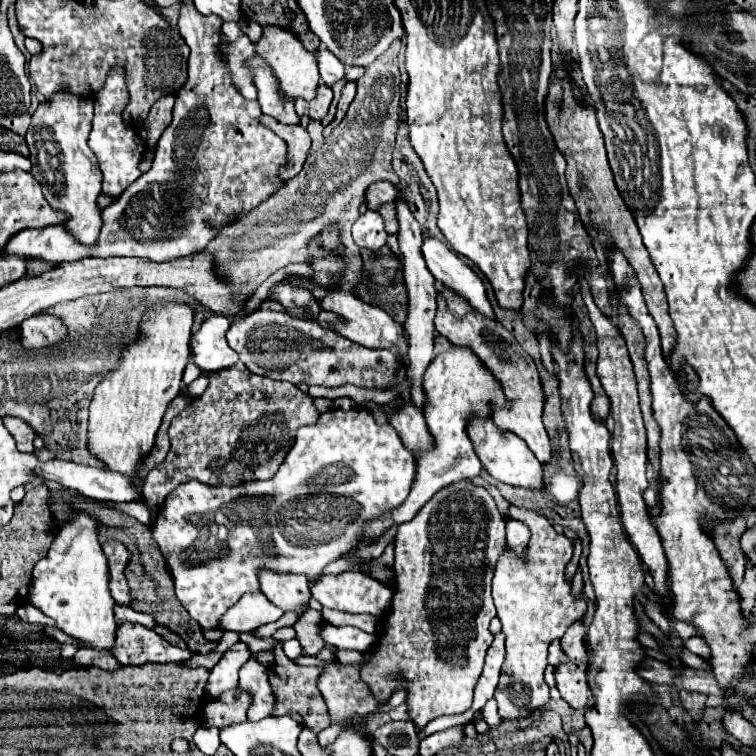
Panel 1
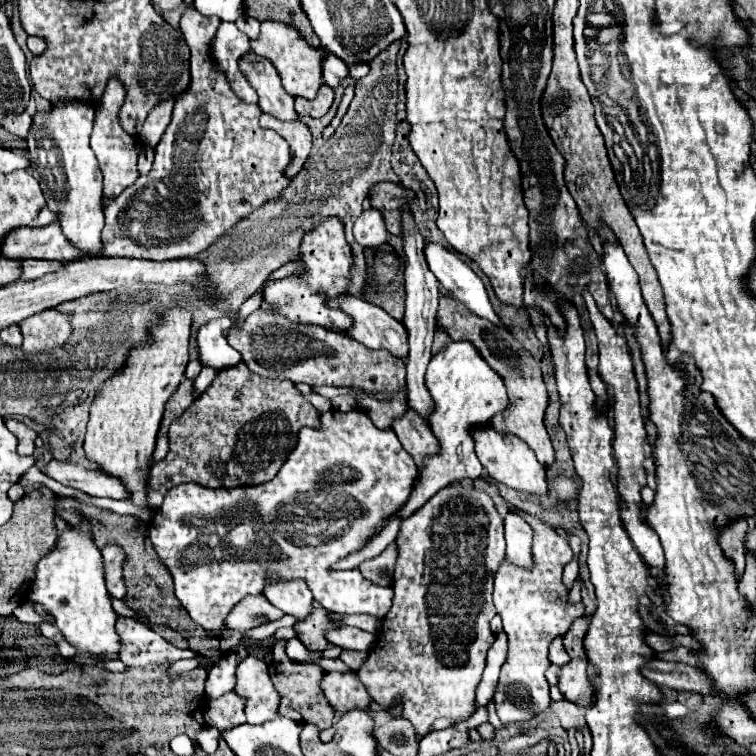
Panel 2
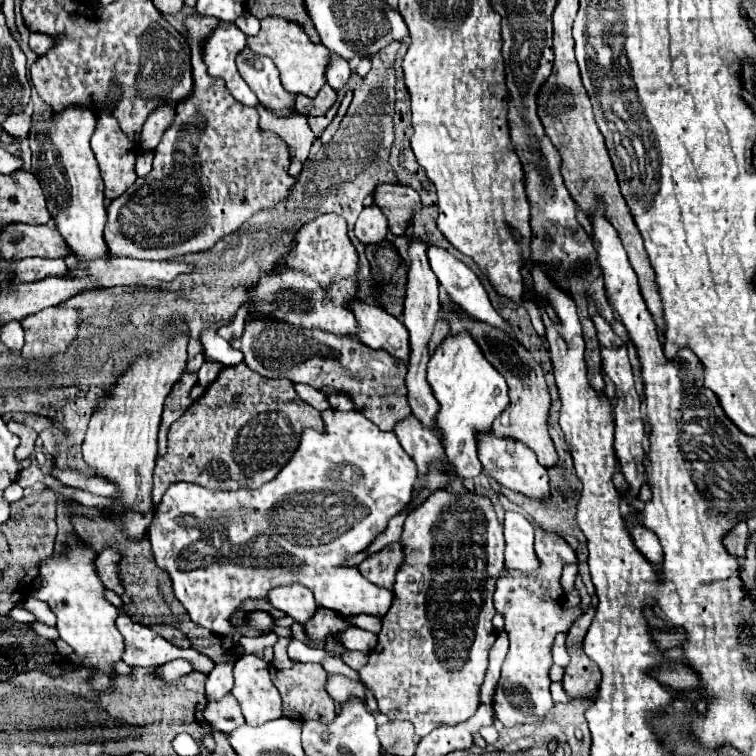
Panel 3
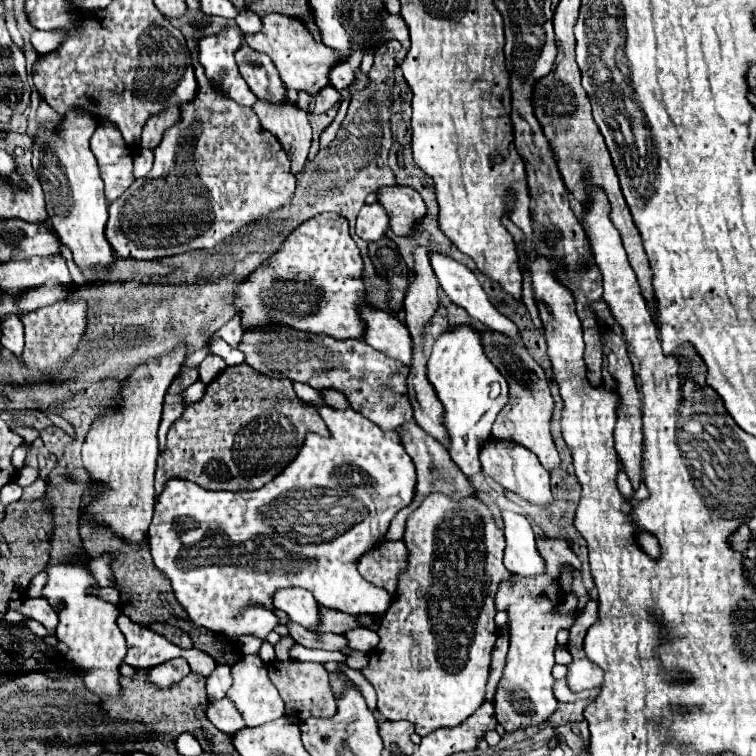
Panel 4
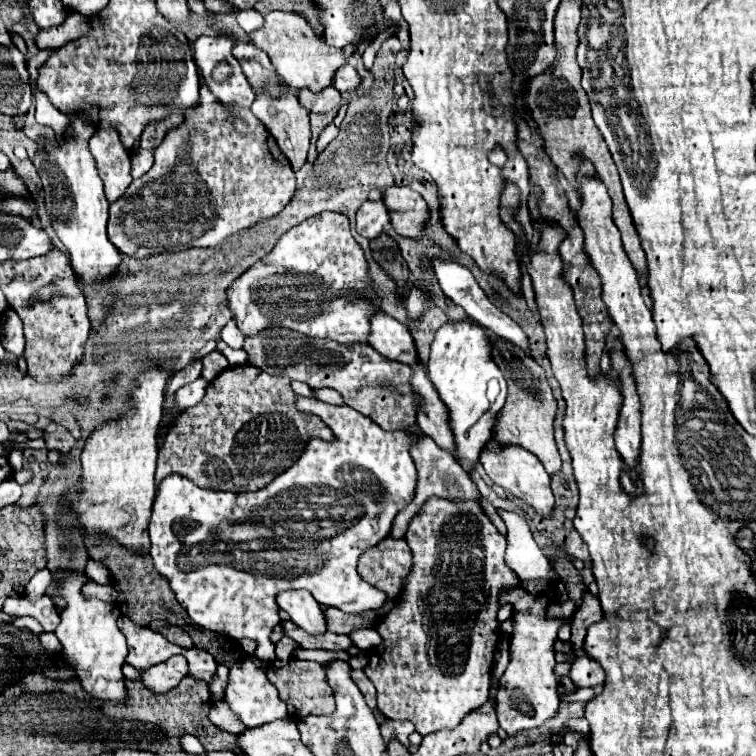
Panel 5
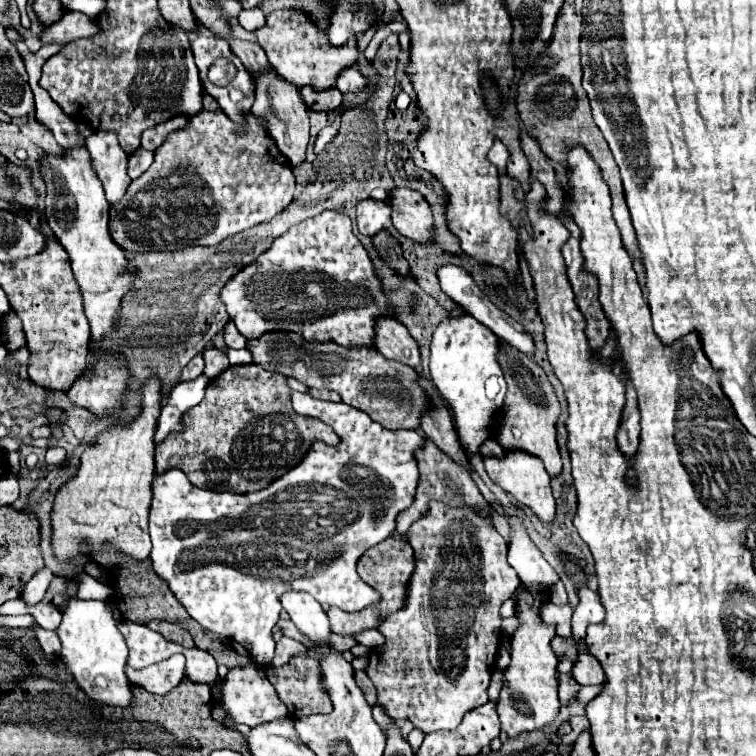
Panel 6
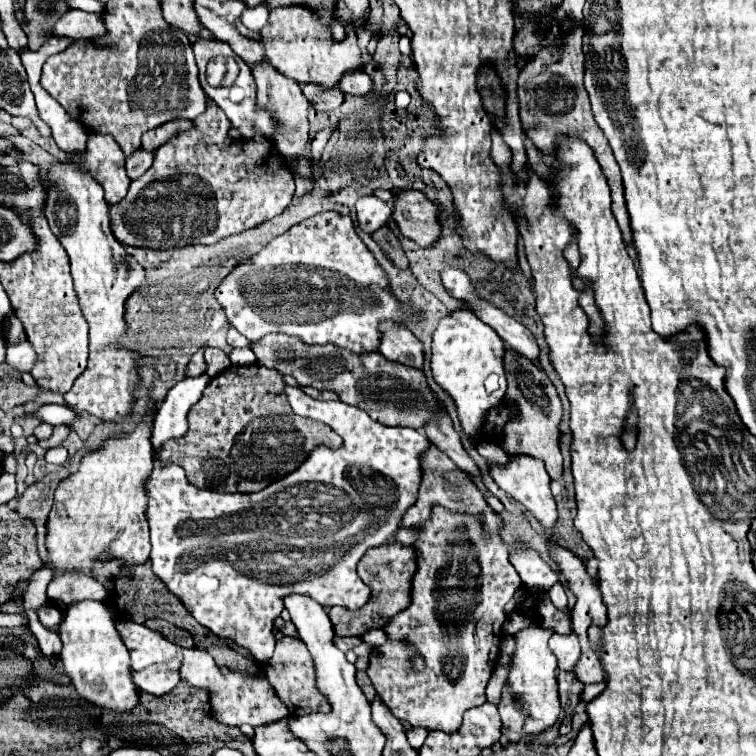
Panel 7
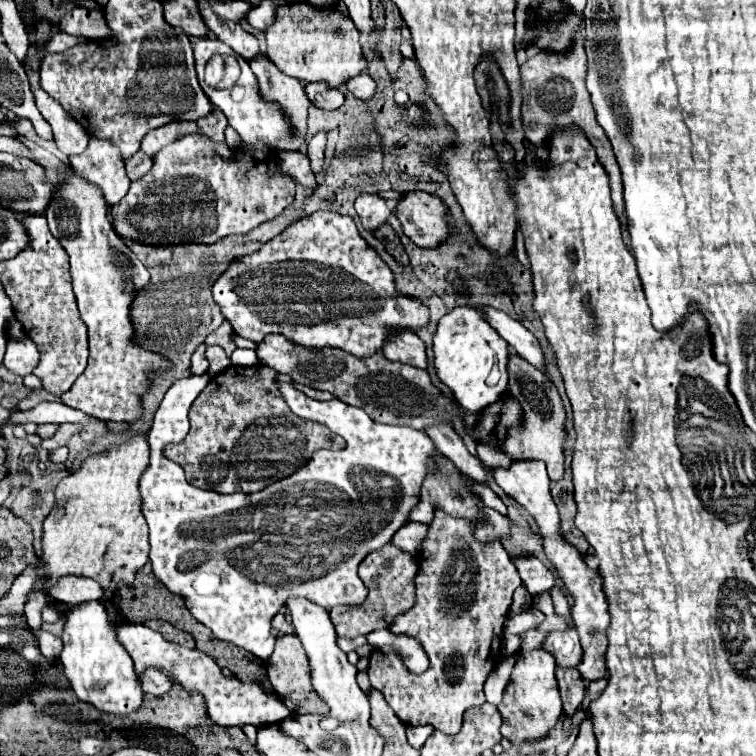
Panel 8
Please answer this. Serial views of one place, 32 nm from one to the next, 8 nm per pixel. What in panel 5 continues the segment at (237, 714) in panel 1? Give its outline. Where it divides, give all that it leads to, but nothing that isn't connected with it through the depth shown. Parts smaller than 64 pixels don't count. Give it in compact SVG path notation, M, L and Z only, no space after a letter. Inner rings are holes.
M224 700L212 702L208 718L212 720L214 726L218 726L224 732L232 732L232 734L240 734L240 730L244 732L246 726L240 724L240 720L236 720L236 714L230 709L228 703Z

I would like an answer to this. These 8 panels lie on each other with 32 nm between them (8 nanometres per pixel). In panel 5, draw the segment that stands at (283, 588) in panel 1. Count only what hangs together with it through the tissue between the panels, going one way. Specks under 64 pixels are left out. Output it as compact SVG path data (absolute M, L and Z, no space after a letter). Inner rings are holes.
M284 590L276 596L278 606L288 612L290 620L310 634L324 634L326 620L320 604L310 592L304 590Z

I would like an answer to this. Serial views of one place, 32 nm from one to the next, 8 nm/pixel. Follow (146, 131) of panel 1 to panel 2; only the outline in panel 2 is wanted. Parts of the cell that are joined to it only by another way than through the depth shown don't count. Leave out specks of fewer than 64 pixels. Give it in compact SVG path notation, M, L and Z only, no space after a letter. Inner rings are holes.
M166 98L162 102L158 102L152 112L148 114L144 126L142 126L142 144L148 148L154 148L162 136L162 132L166 130L166 126L170 124L172 120L172 108L174 108L174 100L172 98Z

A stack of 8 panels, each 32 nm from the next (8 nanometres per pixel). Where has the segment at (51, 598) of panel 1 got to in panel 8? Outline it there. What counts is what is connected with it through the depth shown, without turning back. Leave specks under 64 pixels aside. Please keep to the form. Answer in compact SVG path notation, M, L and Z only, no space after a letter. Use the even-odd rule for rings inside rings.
M82 602L68 610L62 642L64 650L60 660L64 664L64 674L80 700L92 704L102 712L112 712L118 716L130 714L142 706L144 692L136 678L132 658L118 642L108 612L100 602Z

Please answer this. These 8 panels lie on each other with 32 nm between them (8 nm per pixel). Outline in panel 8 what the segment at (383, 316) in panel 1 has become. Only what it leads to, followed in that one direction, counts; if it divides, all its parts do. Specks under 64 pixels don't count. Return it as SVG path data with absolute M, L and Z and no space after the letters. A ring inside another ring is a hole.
M396 332L396 336L384 344L382 354L392 362L426 368L426 346L414 332Z

